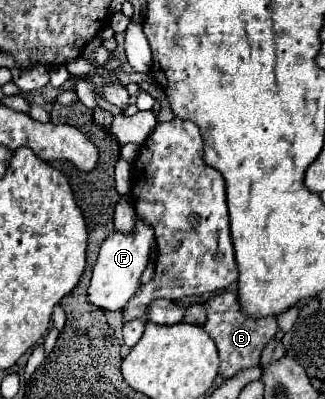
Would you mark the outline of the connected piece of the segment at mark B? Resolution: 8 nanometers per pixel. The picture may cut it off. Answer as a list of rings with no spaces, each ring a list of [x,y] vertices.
[[[221,292],[209,298],[205,304],[207,322],[203,324],[203,330],[215,340],[215,346],[219,350],[219,376],[223,380],[233,378],[235,374],[259,366],[259,358],[263,348],[275,338],[277,334],[277,322],[275,318],[249,318],[239,310],[237,294],[235,292]]]

